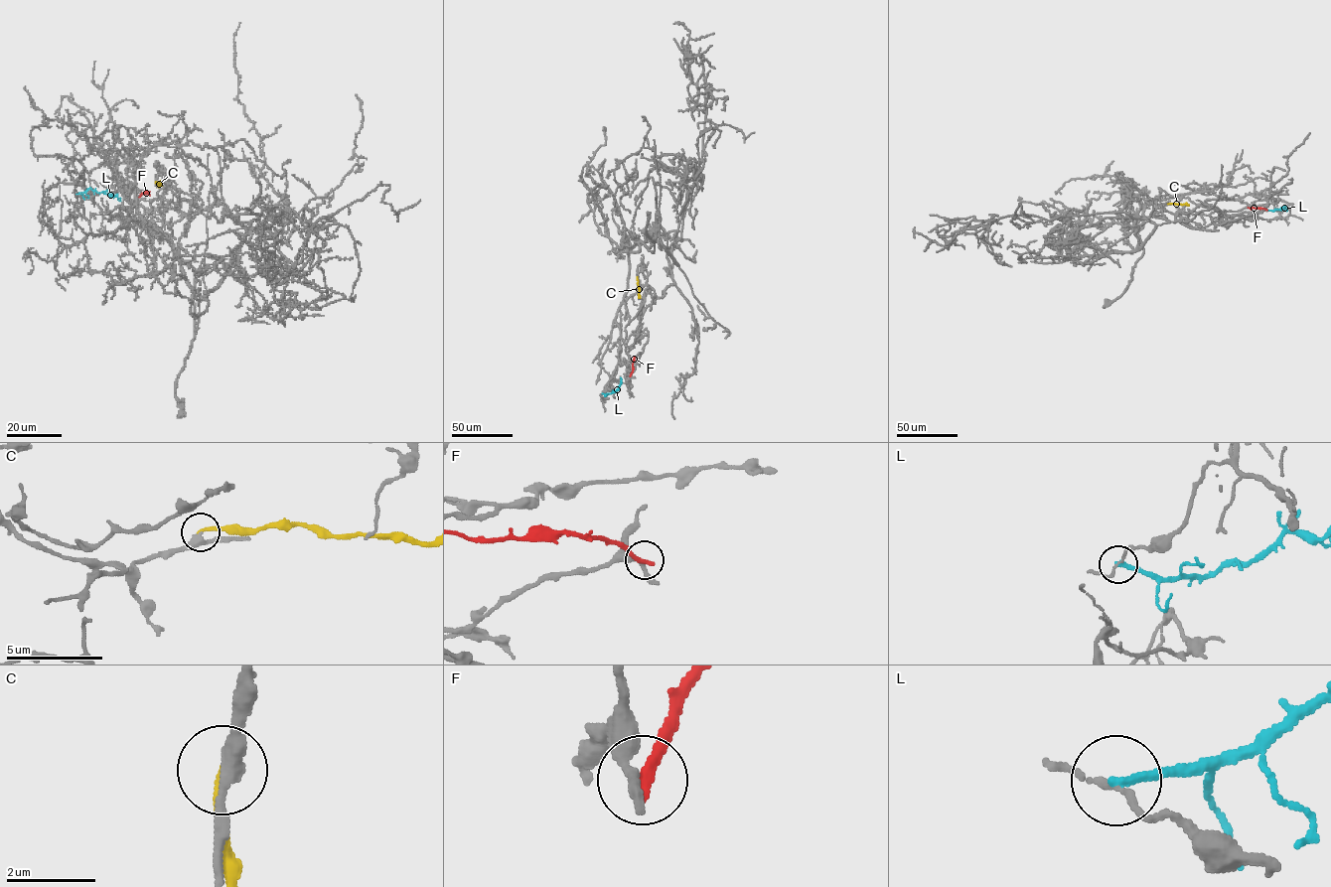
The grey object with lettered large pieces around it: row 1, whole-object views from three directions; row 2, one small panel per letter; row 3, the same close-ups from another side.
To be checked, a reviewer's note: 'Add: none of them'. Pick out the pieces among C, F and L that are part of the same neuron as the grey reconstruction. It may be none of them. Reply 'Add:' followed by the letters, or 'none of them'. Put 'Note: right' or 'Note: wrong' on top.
Note: wrong
Add: C

